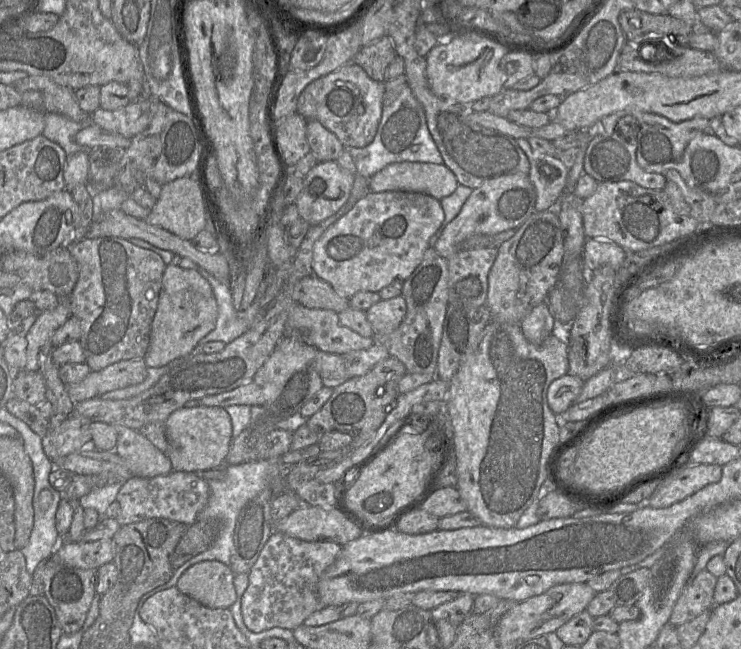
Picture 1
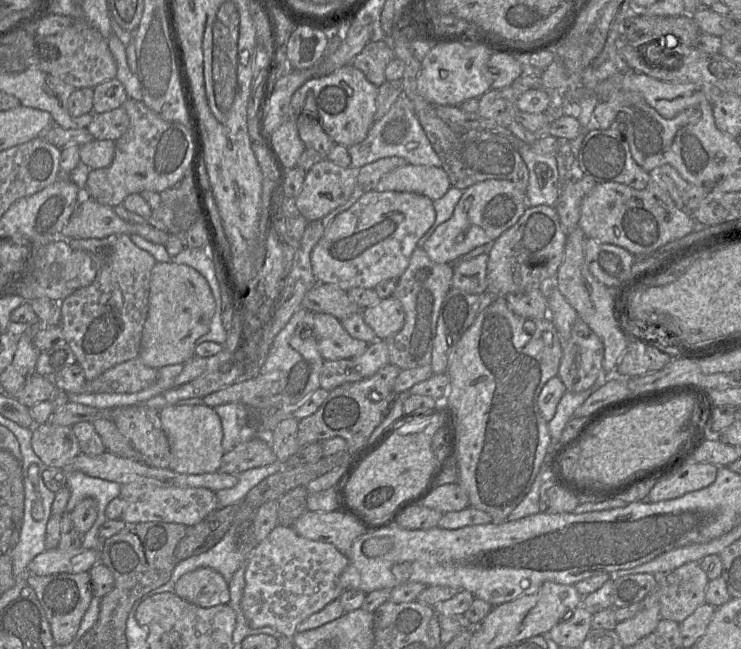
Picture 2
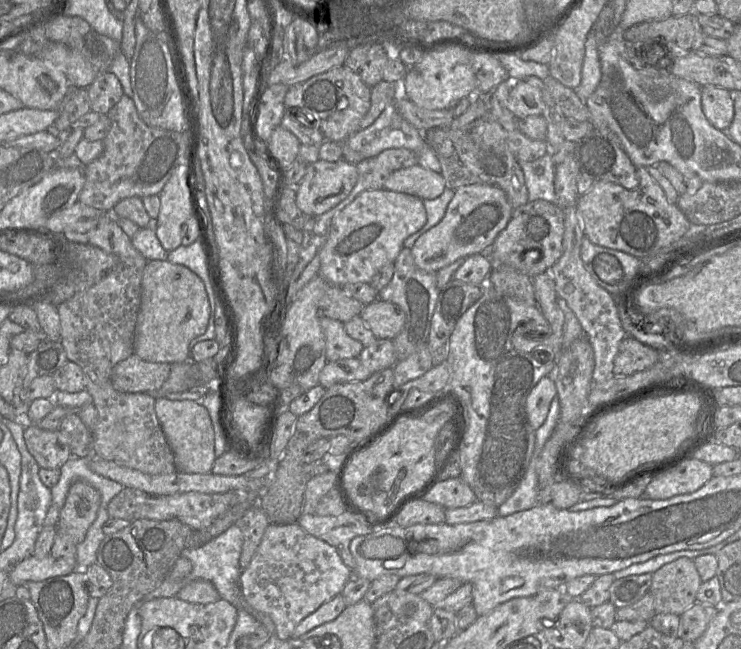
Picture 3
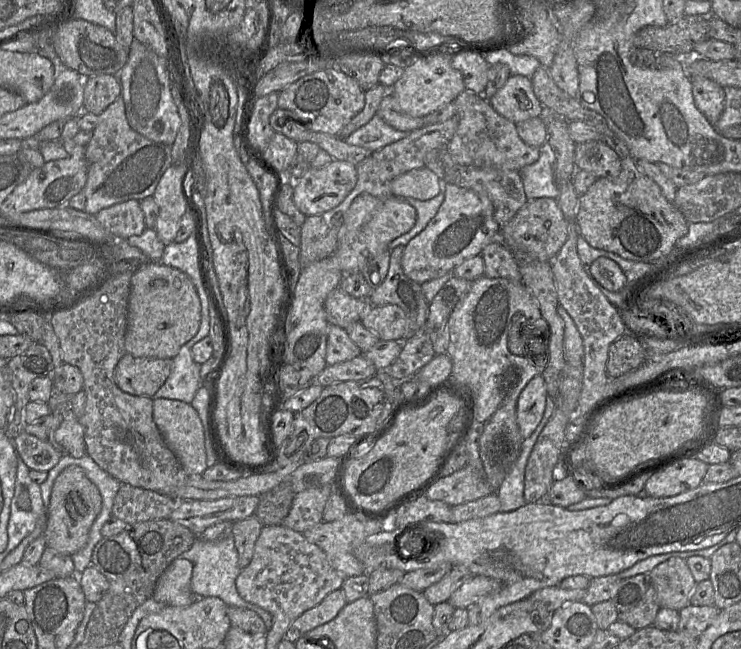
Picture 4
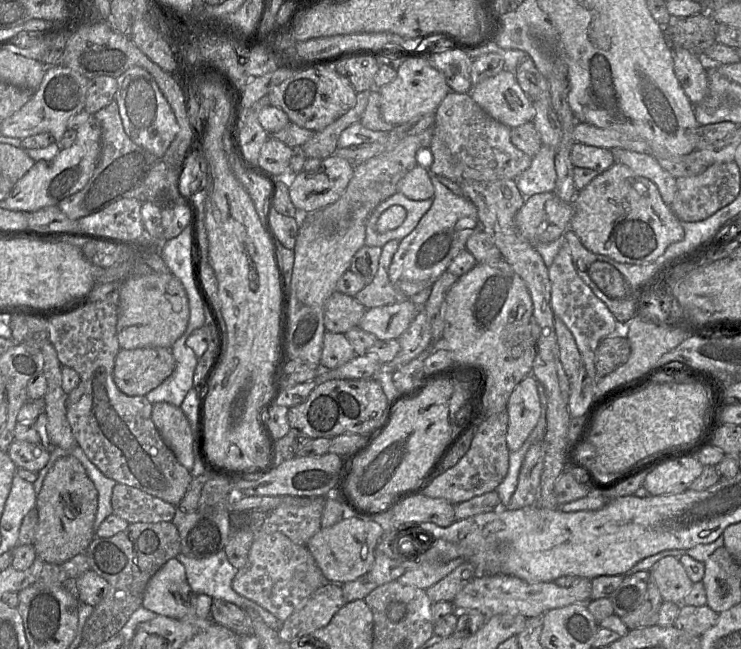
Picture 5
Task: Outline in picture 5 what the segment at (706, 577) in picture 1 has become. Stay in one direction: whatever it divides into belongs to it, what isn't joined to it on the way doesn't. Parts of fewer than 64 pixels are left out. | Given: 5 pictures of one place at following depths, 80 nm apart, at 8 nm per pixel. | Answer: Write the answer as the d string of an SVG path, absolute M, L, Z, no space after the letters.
M675 556L658 560L650 569L663 601L682 604L690 592L693 582L688 577L685 567Z

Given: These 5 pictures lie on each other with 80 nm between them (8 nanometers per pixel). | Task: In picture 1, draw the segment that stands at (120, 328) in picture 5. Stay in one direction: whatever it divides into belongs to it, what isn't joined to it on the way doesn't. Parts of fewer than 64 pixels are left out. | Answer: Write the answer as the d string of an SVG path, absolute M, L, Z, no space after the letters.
M167 264L150 332L150 343L144 356L147 367L161 367L189 356L198 342L216 325L218 305L211 284L198 271Z

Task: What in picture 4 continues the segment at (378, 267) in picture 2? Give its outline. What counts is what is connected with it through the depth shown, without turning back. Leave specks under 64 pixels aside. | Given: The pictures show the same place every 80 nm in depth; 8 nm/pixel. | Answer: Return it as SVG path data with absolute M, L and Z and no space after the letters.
M368 193L356 197L343 217L336 251L331 255L334 267L343 273L360 272L366 263L389 249L389 244L414 226L416 209L396 196L380 199Z

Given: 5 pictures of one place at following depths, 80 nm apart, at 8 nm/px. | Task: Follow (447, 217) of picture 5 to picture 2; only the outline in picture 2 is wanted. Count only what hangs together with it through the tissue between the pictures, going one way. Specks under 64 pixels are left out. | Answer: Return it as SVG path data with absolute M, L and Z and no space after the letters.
M492 179L476 183L463 190L452 216L421 247L433 262L454 263L476 247L495 241L519 220L527 207L526 192L511 181Z

